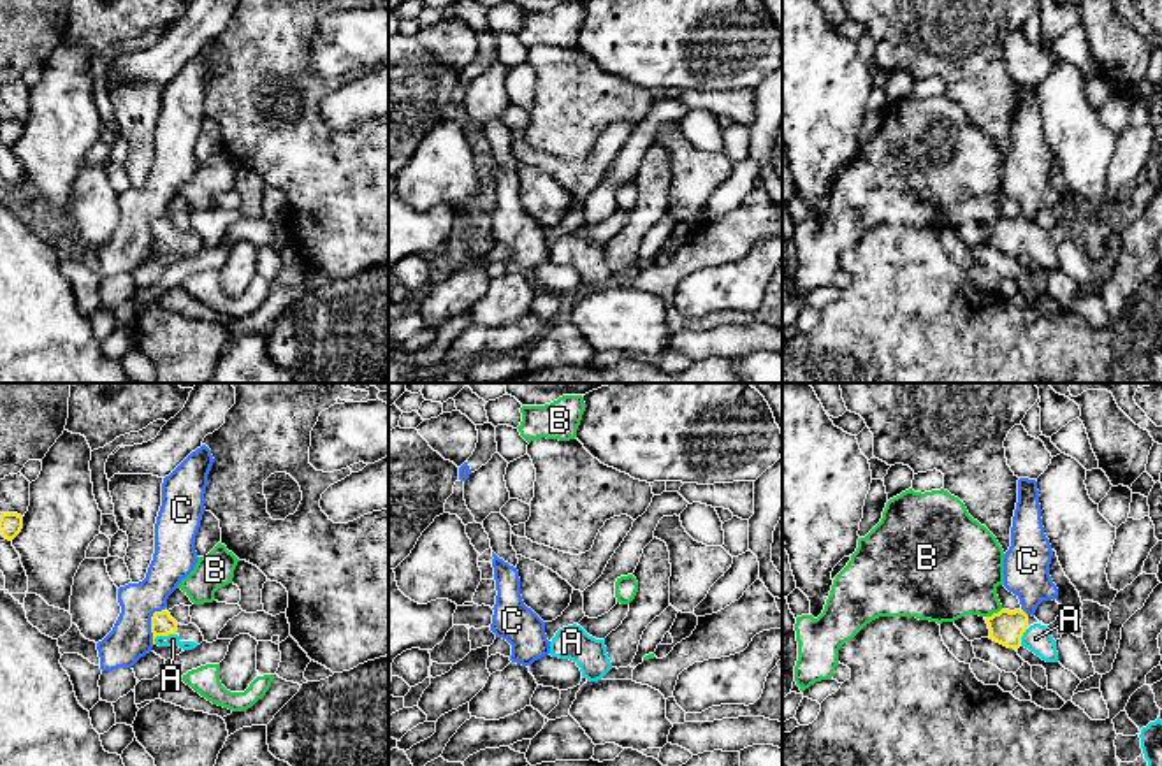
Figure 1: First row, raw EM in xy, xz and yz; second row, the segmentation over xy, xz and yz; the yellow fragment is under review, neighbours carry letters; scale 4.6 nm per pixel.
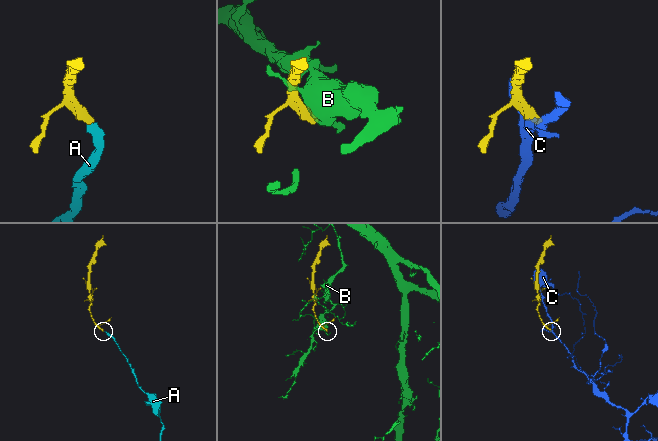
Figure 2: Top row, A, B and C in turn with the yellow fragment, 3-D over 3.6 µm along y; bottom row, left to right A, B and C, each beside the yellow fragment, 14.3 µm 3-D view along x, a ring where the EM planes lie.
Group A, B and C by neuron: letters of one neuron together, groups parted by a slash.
A / B / C

